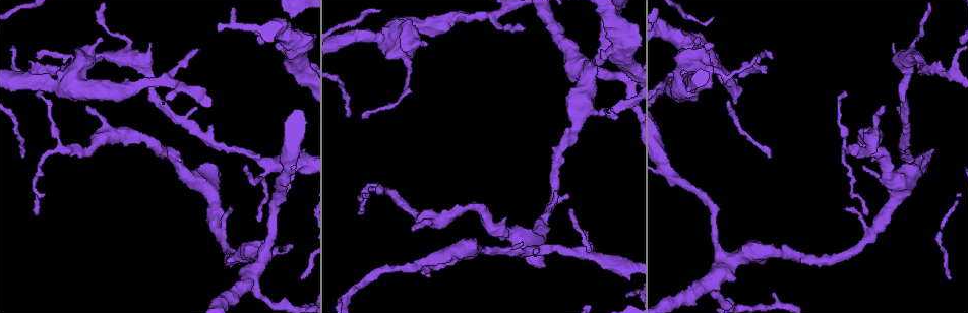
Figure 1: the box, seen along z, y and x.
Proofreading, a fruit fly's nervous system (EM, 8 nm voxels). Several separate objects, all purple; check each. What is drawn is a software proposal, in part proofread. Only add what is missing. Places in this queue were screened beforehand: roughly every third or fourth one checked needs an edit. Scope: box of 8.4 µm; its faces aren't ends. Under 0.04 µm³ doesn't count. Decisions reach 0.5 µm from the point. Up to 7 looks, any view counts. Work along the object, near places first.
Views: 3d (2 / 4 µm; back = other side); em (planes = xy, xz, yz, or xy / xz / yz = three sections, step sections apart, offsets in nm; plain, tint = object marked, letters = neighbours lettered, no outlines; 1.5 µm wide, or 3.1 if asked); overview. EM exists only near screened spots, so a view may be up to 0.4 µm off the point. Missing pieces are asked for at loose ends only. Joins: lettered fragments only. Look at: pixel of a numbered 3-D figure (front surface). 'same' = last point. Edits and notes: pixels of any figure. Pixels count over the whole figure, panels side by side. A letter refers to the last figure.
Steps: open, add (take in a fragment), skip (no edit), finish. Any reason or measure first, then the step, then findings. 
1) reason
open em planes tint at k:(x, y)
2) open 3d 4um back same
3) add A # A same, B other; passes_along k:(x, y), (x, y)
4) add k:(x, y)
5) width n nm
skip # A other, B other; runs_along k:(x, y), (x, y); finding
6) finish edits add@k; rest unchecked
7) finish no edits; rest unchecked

open em planes letters at 1:(543, 266)

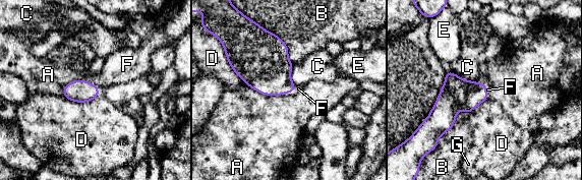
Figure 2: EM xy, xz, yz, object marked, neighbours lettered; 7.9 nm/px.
add F # A other, B other, C other, D other, E other, F same, G other; passes_along 2:(80, 91), (96, 85), (120, 67); the neuron continues

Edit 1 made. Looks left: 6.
free end
open em yz step 4 letters at 1:(363, 213)

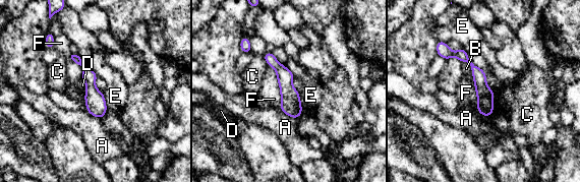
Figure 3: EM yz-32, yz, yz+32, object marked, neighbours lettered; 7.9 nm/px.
skip # A other, B other, C other, D other, E other, F other; none of them fits

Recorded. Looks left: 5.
finish edits add@2; rest unchecked

